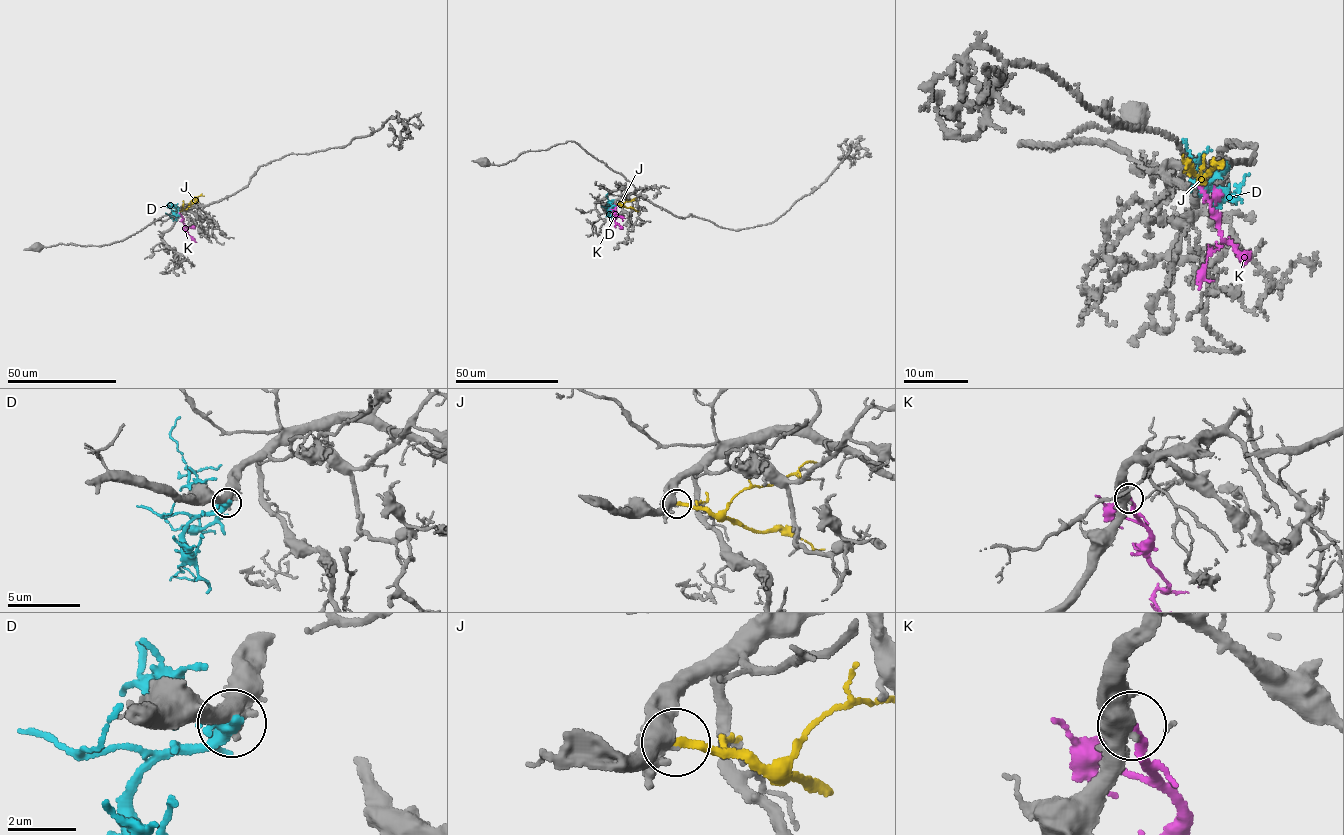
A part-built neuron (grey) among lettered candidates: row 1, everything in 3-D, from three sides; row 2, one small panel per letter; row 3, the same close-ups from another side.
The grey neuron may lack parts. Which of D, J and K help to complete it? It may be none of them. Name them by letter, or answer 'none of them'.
K

